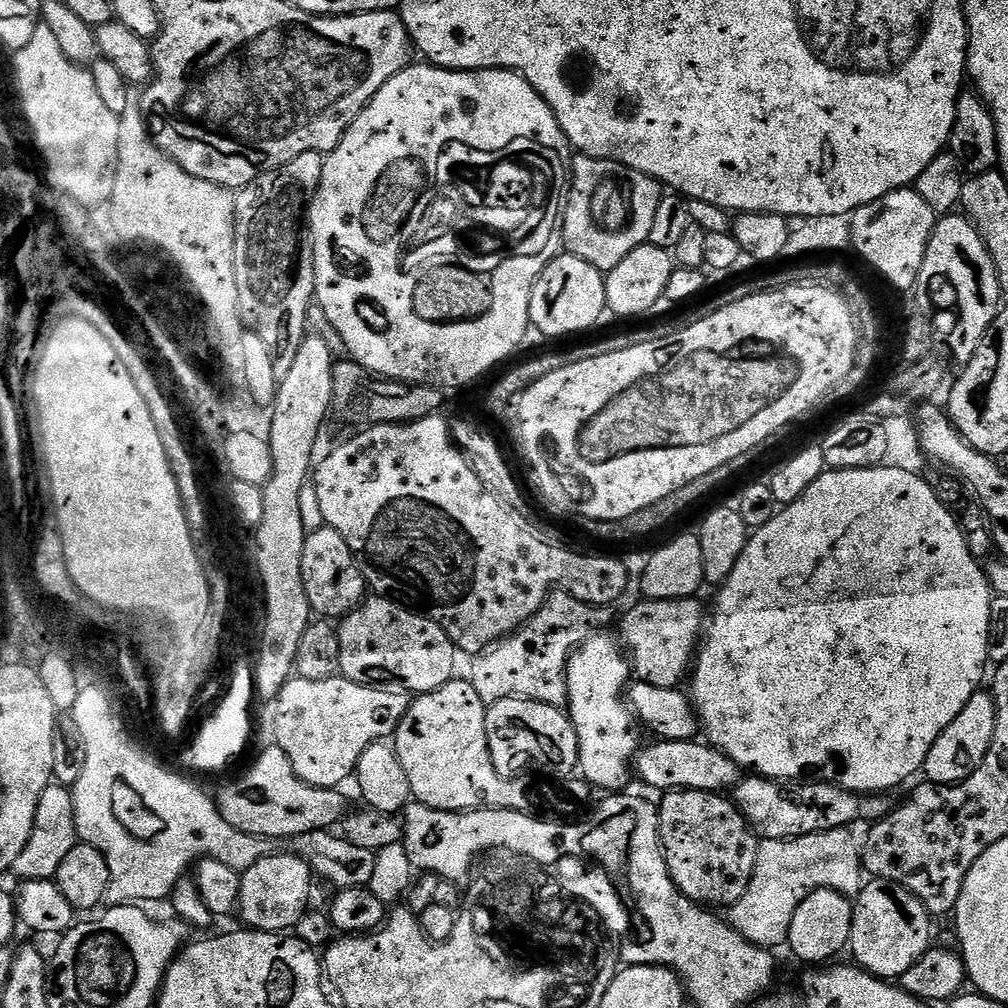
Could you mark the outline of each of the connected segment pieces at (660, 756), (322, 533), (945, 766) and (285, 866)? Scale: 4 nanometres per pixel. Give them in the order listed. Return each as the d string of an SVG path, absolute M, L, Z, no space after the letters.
M683 740L674 742L652 742L637 755L634 761L634 772L652 788L660 788L661 793L677 790L698 790L699 792L719 792L728 794L735 789L742 779L742 769L739 764L718 751L707 742Z
M325 526L305 535L302 546L302 586L306 590L308 604L317 617L343 618L360 607L366 596L364 575L350 546L346 546L346 538L342 538L338 530Z
M991 691L975 692L970 698L970 702L966 702L966 706L962 706L962 714L958 714L958 718L954 718L954 722L950 722L950 726L946 726L946 730L942 730L938 742L934 742L934 746L930 746L930 754L926 754L926 762L922 769L923 775L928 775L925 776L927 783L963 784L966 778L970 778L974 774L974 770L978 770L978 766L982 766L982 762L994 742L995 733L996 700L992 697Z
M297 856L262 858L258 862L254 862L254 866L250 866L250 870L246 870L240 877L238 916L248 923L245 925L249 929L258 932L287 933L289 930L295 929L298 918L302 918L302 914L309 911L308 895L312 892L312 880L314 881L312 868L302 858Z

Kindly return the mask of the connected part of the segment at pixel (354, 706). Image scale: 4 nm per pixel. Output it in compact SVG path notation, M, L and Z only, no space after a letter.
M339 674L322 682L310 682L289 678L274 701L276 713L272 716L272 728L276 731L274 744L290 758L294 774L310 786L339 789L344 779L351 777L358 766L358 758L372 744L387 741L402 722L410 703L409 693L388 688L371 688L358 682L350 682Z

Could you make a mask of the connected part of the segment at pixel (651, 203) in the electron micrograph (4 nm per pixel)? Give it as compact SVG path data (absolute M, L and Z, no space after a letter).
M576 154L570 160L570 187L562 209L562 236L571 255L607 274L638 246L648 243L662 185L625 164Z

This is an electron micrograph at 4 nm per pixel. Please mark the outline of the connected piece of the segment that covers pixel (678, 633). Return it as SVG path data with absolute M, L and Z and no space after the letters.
M685 598L682 600L650 600L632 608L620 620L618 639L626 646L630 657L630 668L636 680L646 682L659 688L680 688L685 683L690 669L693 667L697 651L706 632L706 608L699 604L699 599Z

